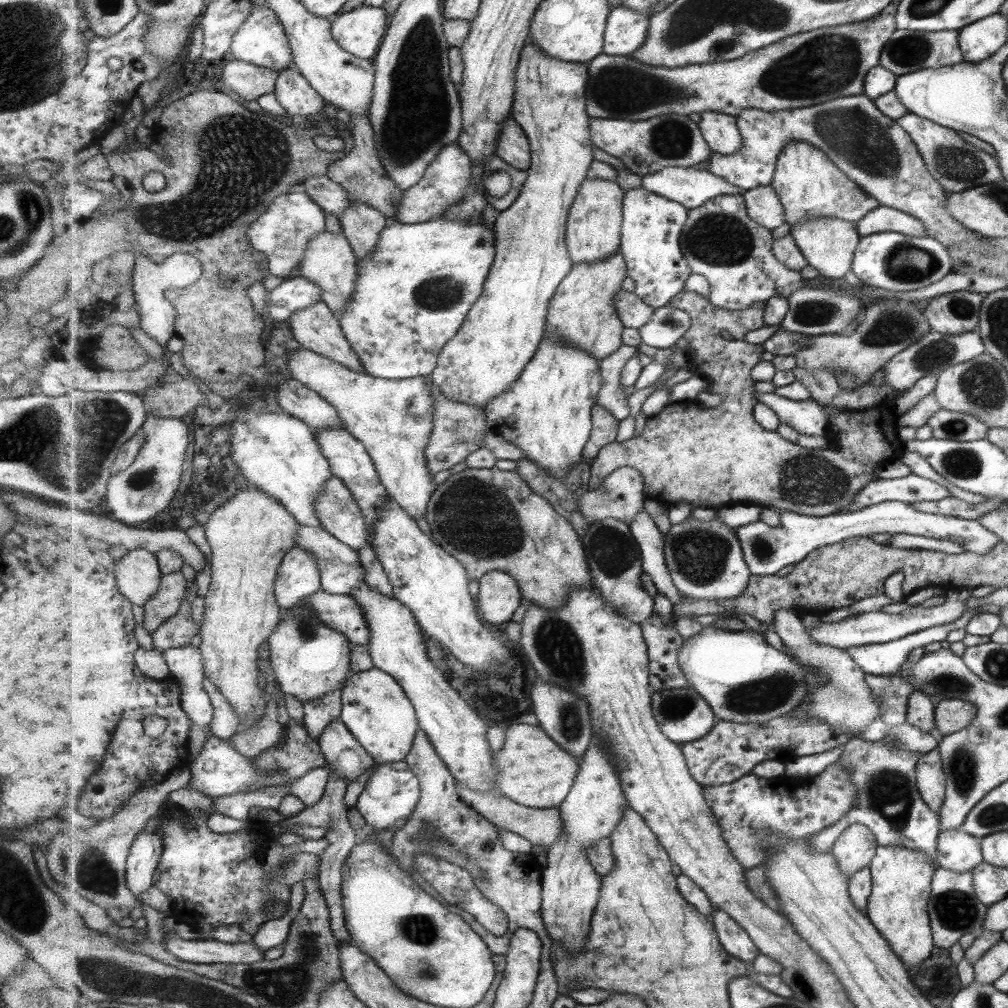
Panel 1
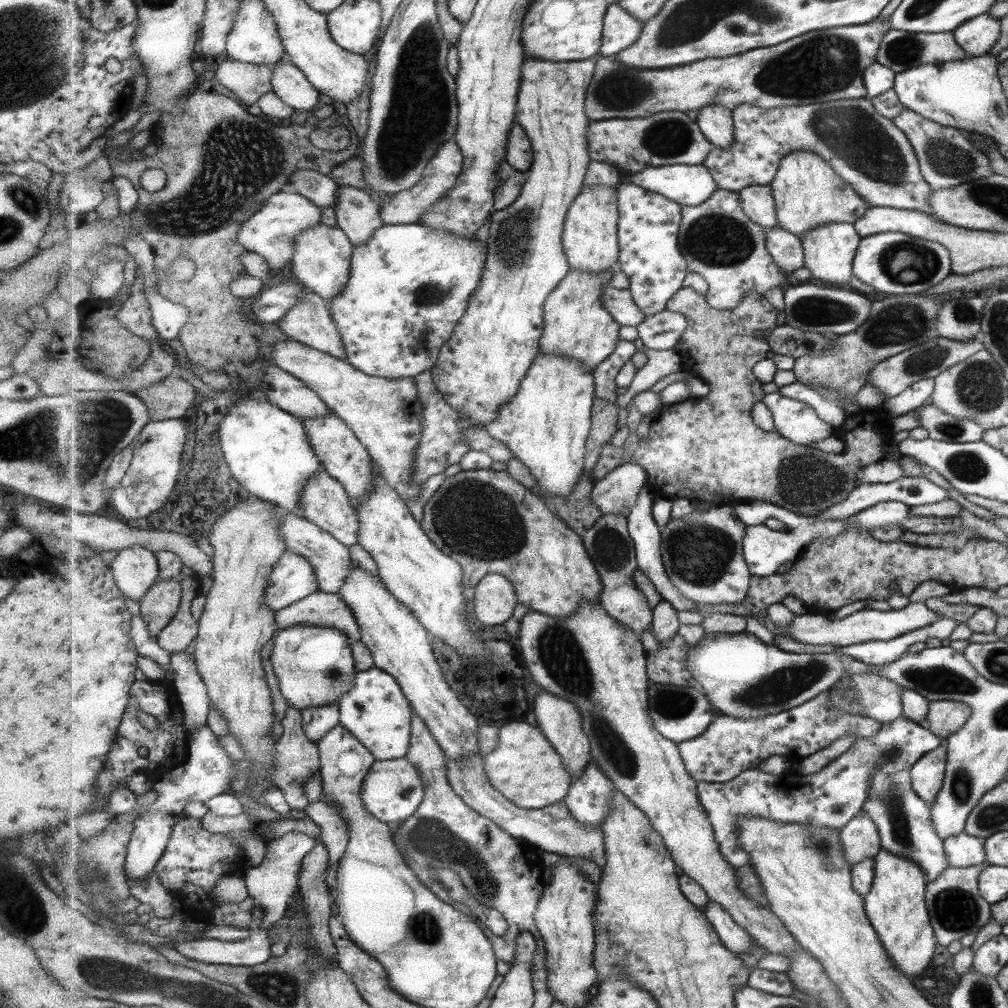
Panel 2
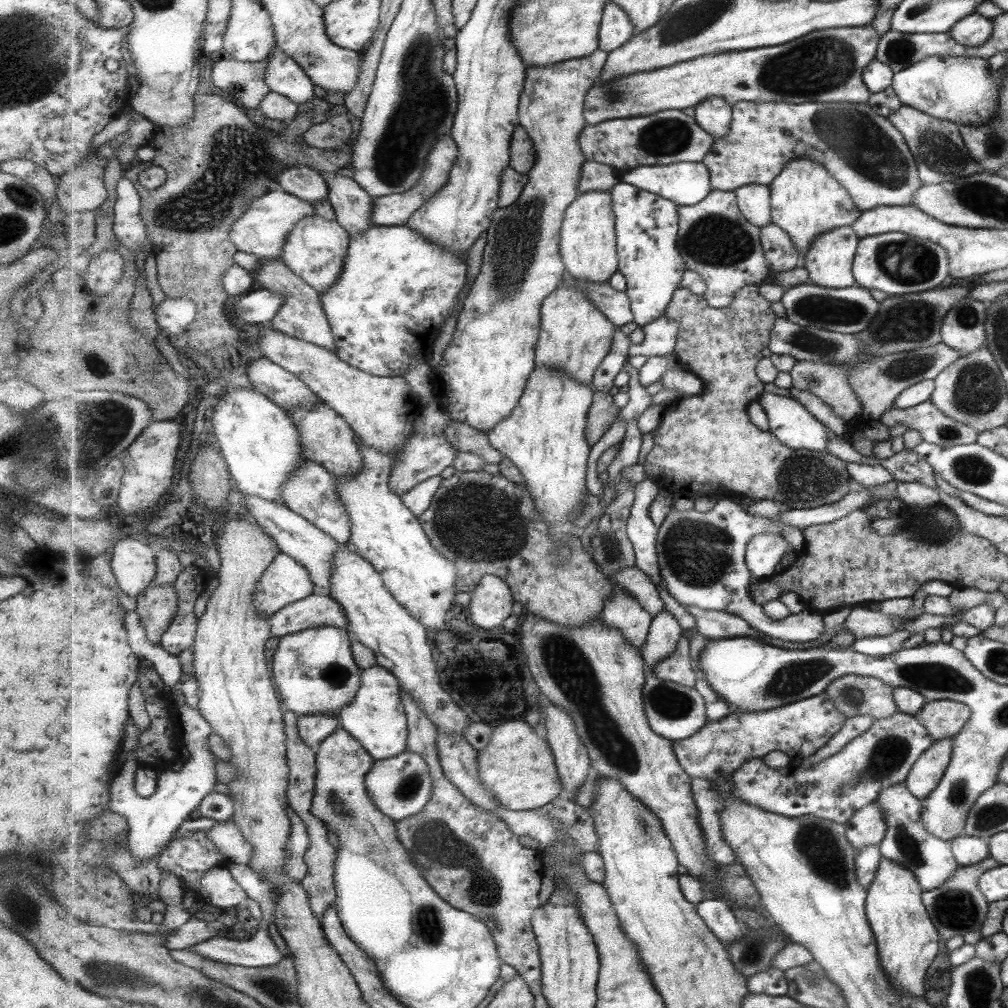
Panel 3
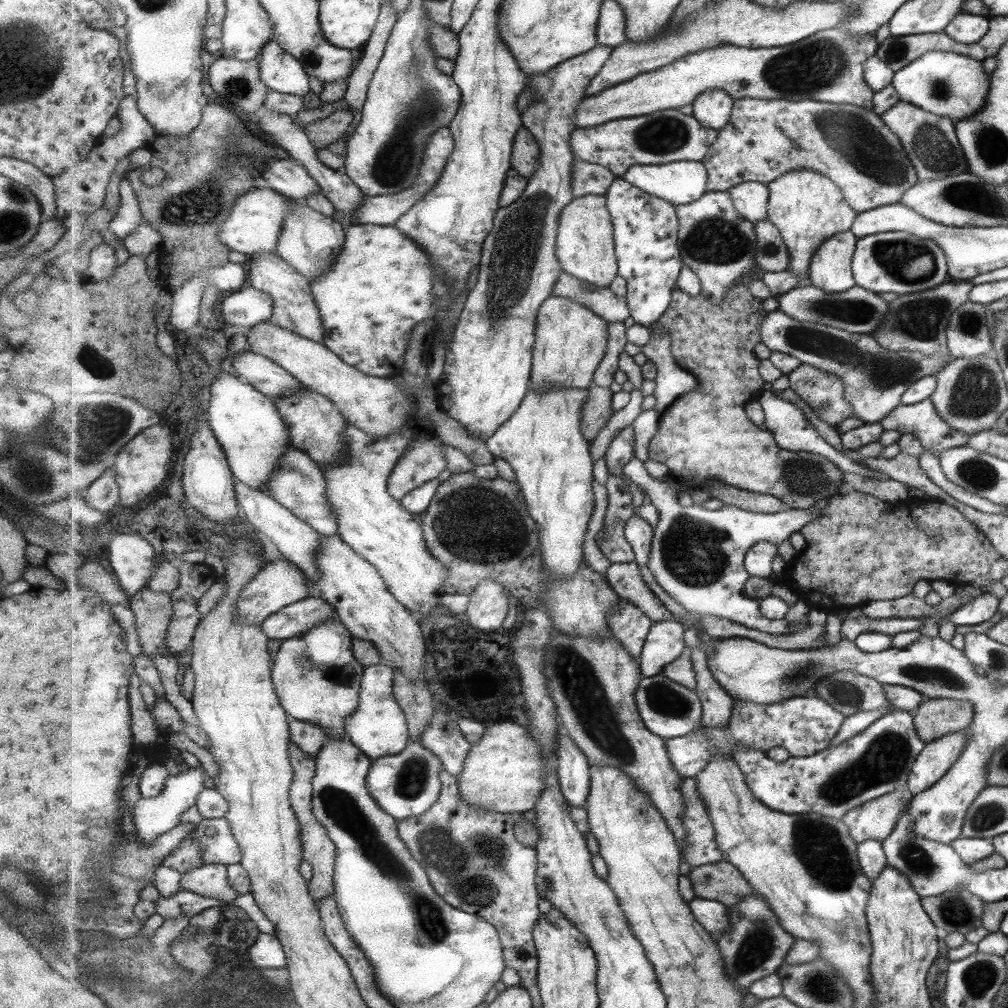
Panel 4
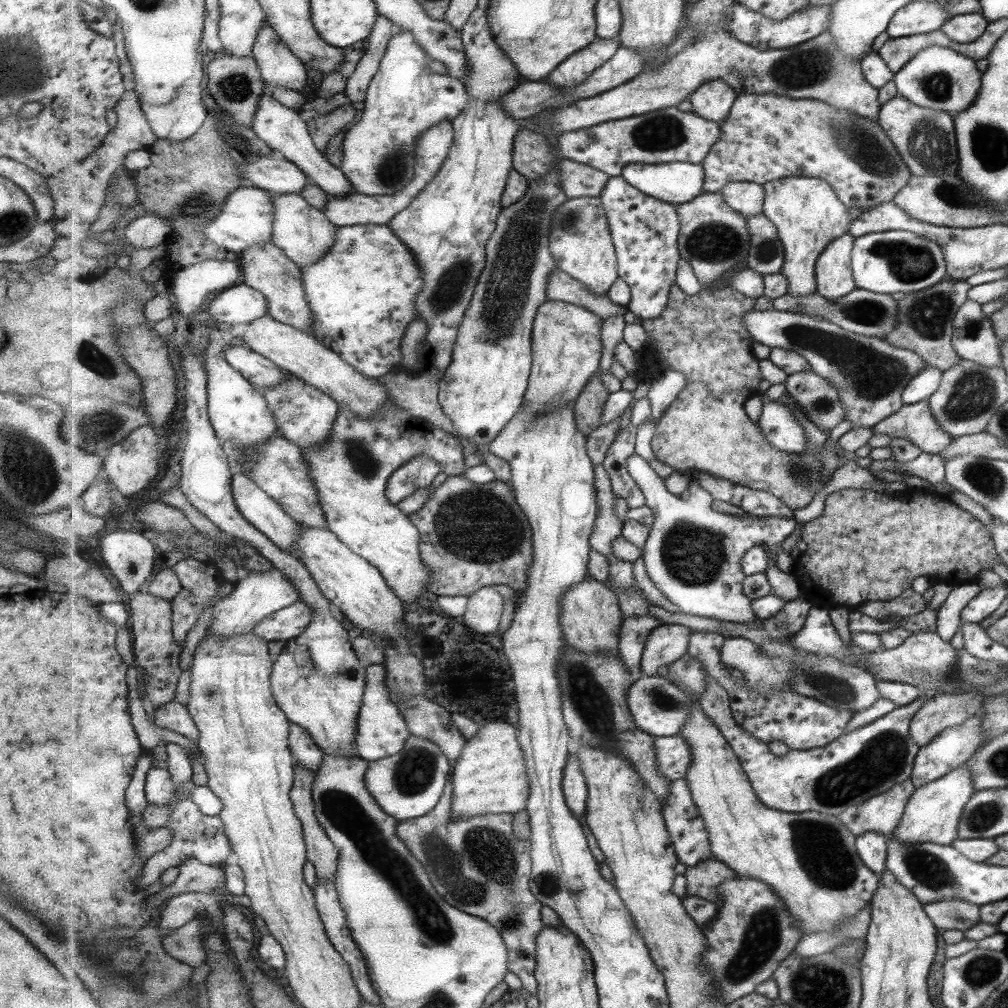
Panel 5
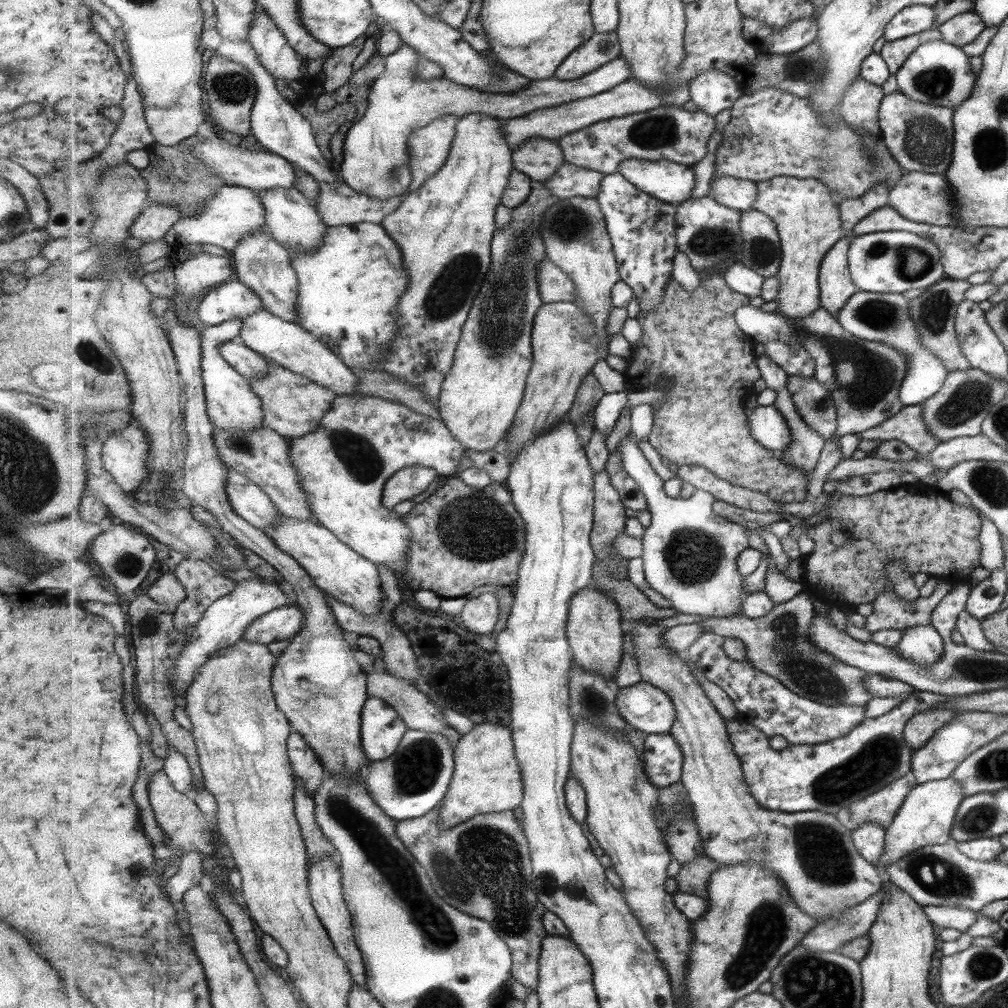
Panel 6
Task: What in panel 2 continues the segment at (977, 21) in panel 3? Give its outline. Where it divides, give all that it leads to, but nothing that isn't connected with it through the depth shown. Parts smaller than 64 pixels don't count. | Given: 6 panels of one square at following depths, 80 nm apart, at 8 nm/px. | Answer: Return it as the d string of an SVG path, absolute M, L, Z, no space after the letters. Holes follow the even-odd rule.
M989 13L980 14L960 24L952 33L966 56L987 55L999 38L999 20Z

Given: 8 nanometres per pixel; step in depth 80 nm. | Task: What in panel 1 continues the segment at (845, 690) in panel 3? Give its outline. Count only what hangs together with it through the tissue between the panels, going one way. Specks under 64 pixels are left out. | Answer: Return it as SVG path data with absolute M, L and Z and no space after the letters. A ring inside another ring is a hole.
M867 675L871 694L879 705L879 718L887 726L897 726L906 722L907 701L914 693L914 687L897 676Z

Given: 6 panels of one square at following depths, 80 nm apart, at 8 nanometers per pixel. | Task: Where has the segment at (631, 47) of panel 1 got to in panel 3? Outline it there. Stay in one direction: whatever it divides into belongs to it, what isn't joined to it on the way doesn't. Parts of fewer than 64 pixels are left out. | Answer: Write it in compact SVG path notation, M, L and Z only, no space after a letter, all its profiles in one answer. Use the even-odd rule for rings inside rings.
M607 3L600 30L600 49L613 52L637 36L635 23L622 6Z

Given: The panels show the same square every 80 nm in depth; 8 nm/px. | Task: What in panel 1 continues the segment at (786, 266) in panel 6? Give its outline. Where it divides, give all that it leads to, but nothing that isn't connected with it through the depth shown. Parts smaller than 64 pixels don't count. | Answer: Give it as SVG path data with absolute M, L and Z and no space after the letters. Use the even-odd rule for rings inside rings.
M787 142L778 156L772 184L786 211L788 228L799 221L815 217L833 217L856 223L877 208L878 200L871 198L858 182L851 180L829 155L807 142Z

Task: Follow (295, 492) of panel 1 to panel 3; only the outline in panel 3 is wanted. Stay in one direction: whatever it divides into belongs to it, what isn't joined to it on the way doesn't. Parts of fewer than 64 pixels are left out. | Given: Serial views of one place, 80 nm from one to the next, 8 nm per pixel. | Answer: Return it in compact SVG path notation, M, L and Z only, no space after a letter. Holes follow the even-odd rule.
M234 386L217 403L213 424L219 451L237 486L251 496L283 502L286 482L307 457L289 411L255 389Z

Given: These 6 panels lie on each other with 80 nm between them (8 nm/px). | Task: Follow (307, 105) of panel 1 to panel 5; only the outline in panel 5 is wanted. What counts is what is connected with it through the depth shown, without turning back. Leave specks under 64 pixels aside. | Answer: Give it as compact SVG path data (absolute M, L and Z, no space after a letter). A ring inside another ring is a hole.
M266 24L260 30L253 57L257 59L265 84L299 93L307 86L307 64L279 38L273 26Z

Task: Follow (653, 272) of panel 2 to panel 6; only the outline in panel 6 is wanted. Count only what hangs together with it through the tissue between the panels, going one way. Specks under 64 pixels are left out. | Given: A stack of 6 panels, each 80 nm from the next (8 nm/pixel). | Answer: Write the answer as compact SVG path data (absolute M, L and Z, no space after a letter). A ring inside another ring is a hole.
M619 172L606 175L597 200L606 216L606 223L618 259L621 280L624 280L634 290L634 296L641 311L657 310L662 305L667 285L674 278L674 264L679 253L678 237L676 237L676 234L678 234L677 206L662 202L654 198L653 195L639 190L638 186L629 182Z

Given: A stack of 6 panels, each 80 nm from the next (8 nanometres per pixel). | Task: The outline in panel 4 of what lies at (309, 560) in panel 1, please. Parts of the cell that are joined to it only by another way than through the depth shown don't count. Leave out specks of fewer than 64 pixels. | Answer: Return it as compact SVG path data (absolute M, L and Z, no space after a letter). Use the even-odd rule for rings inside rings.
M275 560L269 562L261 570L261 573L255 577L253 583L249 583L245 587L245 591L241 591L237 610L237 622L239 624L251 624L251 626L263 625L273 614L279 613L290 604L301 601L309 597L309 588L307 588L306 575L293 563L287 560Z

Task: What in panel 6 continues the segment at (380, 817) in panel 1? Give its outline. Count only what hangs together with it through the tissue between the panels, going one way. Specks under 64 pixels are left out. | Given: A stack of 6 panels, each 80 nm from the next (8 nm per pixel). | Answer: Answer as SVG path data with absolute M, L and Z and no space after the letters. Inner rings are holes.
M409 728L406 736L403 737L402 744L399 745L398 752L385 760L372 761L367 766L363 782L370 790L371 798L374 798L375 802L396 821L425 817L445 800L447 791L450 789L456 771L454 750L448 738L438 732L423 732Z

